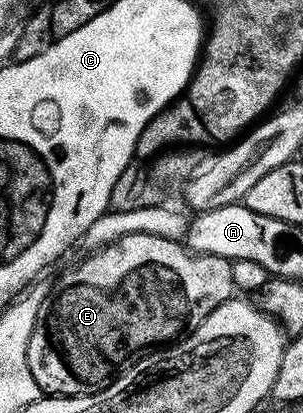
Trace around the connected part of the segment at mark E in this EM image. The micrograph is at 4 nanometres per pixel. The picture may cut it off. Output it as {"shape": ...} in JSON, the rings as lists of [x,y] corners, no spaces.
{"shape":[[[125,235],[109,246],[92,251],[78,266],[71,267],[61,279],[54,281],[53,291],[39,308],[27,344],[27,364],[39,390],[49,396],[95,394],[106,389],[138,356],[180,342],[195,332],[220,302],[234,297],[232,267],[233,262],[228,258],[195,254],[180,241],[158,235]]]}

